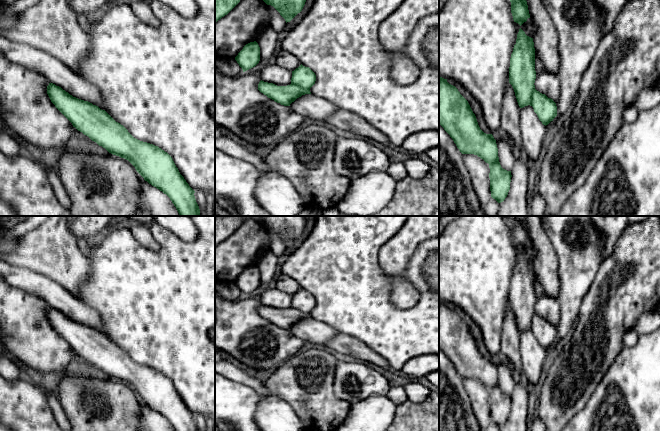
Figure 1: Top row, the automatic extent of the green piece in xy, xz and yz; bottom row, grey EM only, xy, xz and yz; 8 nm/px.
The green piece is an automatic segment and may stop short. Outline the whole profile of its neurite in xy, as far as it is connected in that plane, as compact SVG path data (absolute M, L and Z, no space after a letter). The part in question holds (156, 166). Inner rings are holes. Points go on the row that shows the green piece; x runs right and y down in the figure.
M1 36L0 55L12 63L44 76L50 82L47 86L47 94L51 102L72 123L73 127L109 153L128 160L145 181L170 198L180 216L200 216L200 209L194 196L195 191L180 174L172 157L158 146L134 138L123 125L116 122L105 111L102 94L95 86L47 52Z

